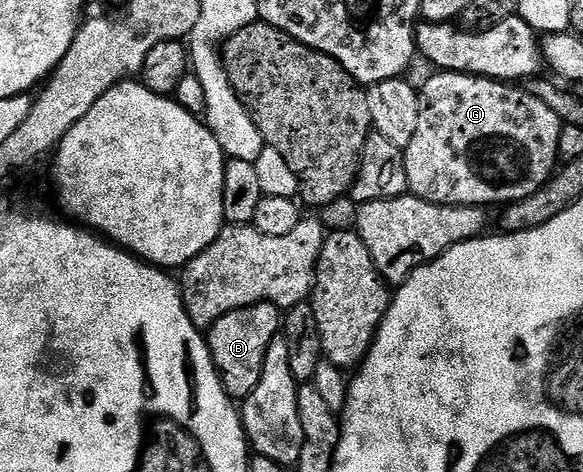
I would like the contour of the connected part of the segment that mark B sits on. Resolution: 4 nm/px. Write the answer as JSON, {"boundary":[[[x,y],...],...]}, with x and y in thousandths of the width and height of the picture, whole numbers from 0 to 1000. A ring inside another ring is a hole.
{"boundary":[[[443,642],[400,663],[386,663],[353,703],[352,725],[362,744],[362,763],[369,769],[374,803],[383,831],[398,850],[415,850],[441,816],[448,794],[455,748],[467,718],[482,701],[482,659],[470,642]]]}

